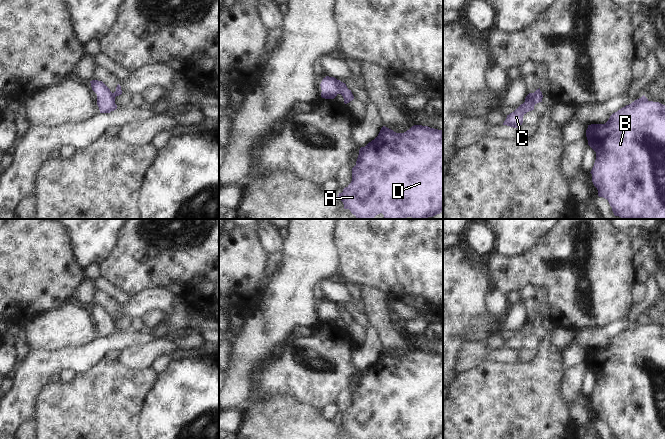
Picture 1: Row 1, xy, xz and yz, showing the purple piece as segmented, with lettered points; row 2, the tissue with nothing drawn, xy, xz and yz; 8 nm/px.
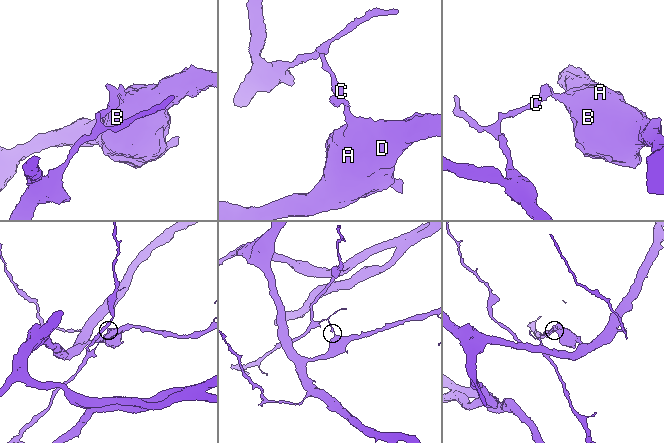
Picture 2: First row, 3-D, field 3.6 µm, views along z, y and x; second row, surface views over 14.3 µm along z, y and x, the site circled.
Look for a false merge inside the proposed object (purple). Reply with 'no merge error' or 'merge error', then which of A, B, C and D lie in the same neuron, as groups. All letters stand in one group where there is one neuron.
merge error; groups A B D / C

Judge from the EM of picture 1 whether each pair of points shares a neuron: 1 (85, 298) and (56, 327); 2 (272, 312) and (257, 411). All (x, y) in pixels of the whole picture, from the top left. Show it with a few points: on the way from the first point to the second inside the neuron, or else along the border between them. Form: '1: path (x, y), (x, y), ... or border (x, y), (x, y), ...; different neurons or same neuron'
1: border (74, 300), (89, 306); different neurons
2: border (251, 403), (243, 408); different neurons

